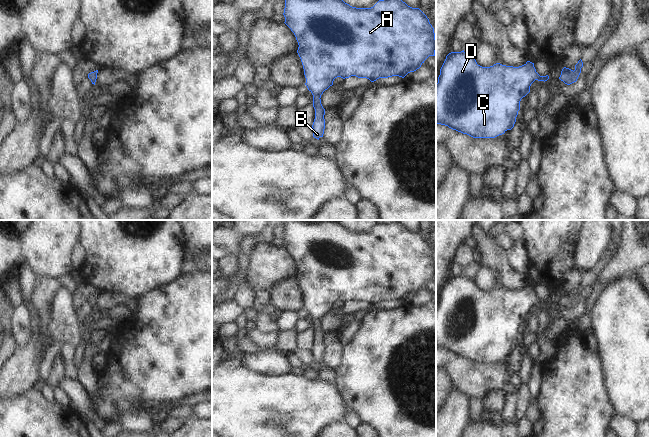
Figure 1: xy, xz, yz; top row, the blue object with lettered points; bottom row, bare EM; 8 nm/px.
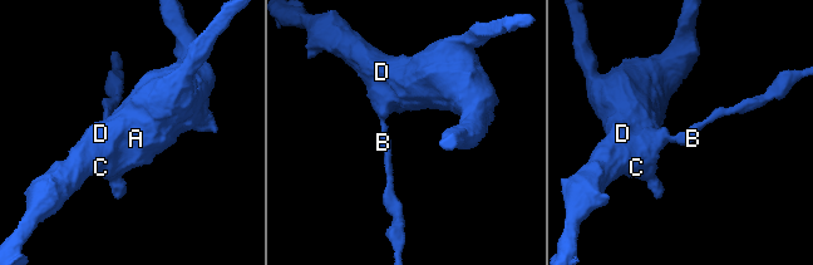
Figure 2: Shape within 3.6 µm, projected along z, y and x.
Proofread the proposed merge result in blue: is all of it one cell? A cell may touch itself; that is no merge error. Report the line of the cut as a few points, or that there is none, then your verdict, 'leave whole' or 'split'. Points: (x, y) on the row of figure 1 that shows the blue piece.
no cut | leave whole

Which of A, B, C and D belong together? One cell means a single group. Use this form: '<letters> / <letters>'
A B C D

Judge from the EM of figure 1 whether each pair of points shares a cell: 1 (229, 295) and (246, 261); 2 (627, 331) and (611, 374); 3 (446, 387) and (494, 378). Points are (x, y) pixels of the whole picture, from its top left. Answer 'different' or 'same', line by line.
1: same
2: same
3: different

